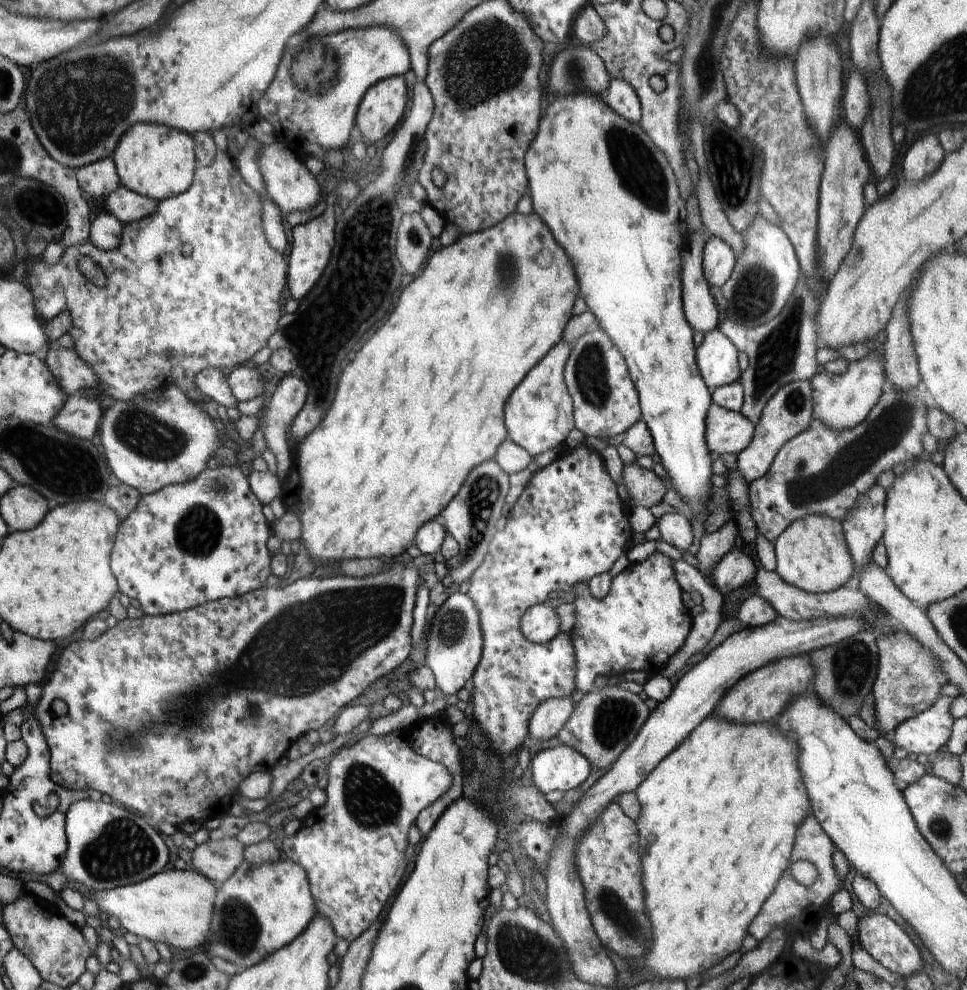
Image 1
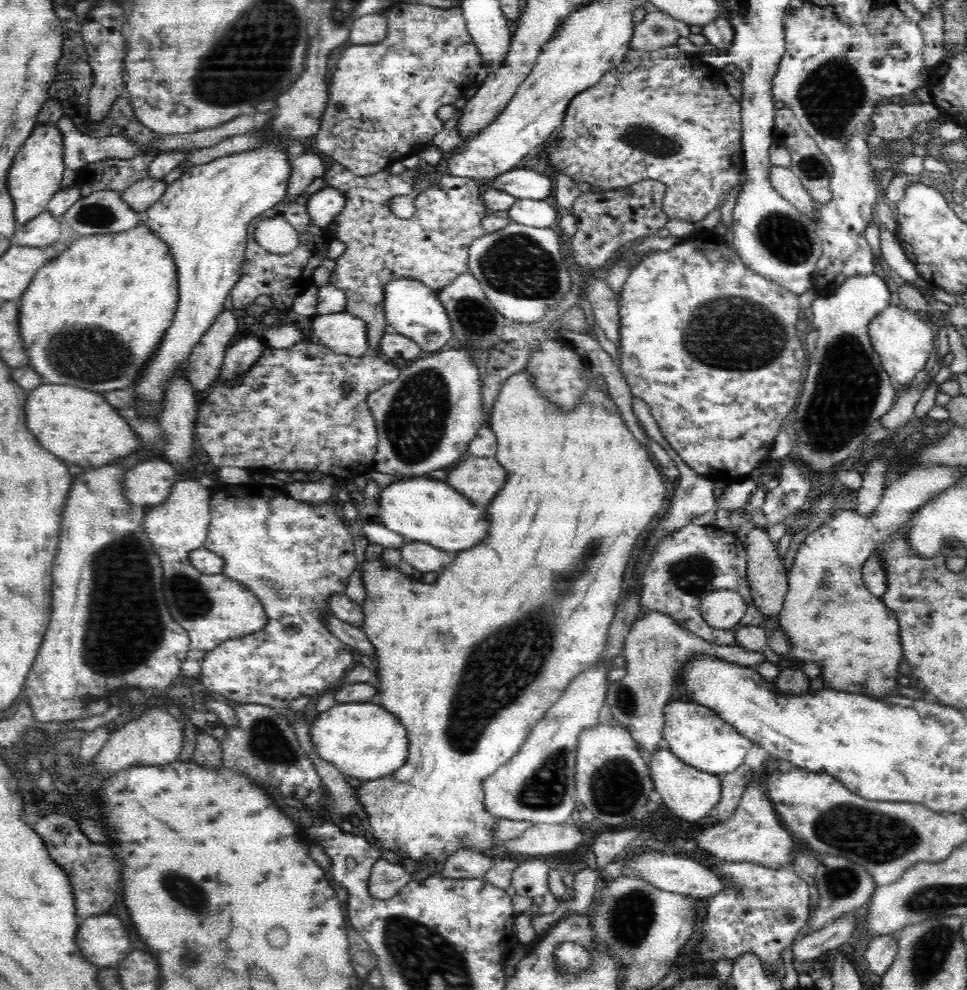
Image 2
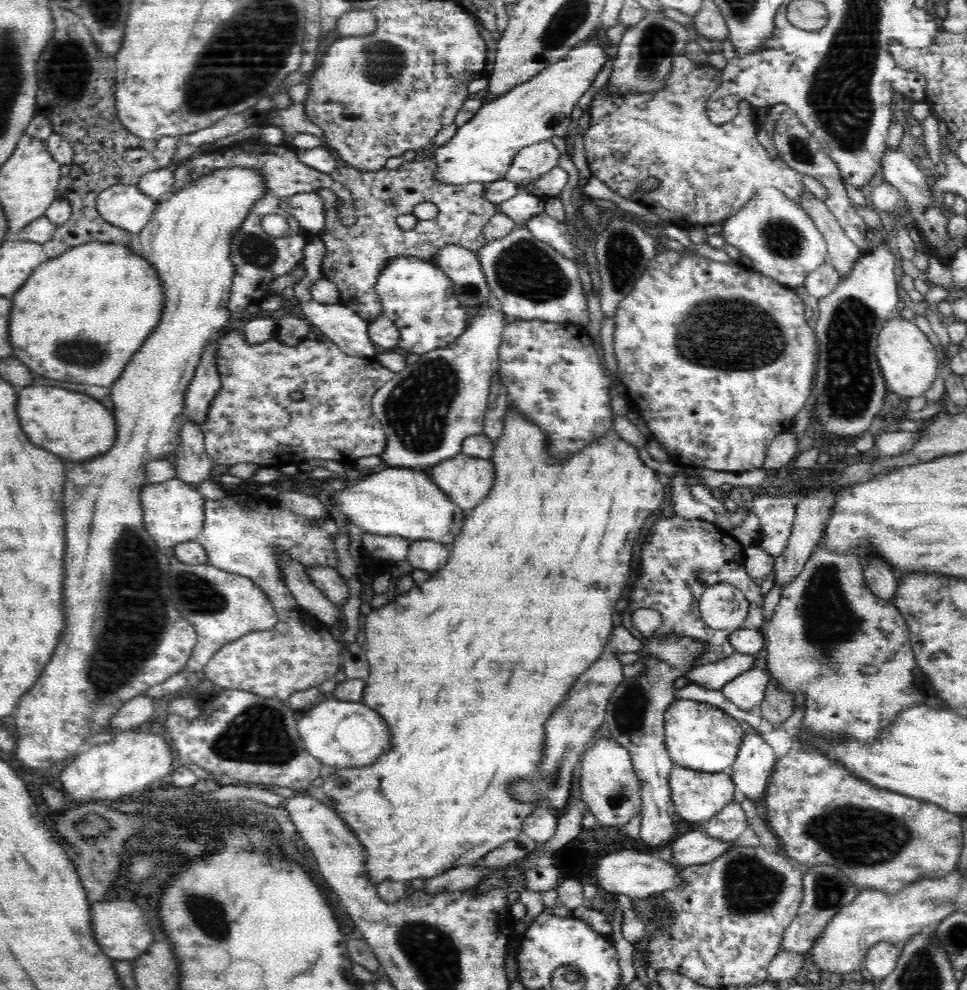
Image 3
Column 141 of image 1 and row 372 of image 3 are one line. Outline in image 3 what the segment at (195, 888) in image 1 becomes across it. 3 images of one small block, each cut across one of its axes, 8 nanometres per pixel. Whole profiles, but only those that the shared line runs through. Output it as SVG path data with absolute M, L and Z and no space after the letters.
M898 314L892 315L879 330L877 361L887 390L908 398L924 396L939 375L936 353L926 334L916 327L914 320L904 319Z

